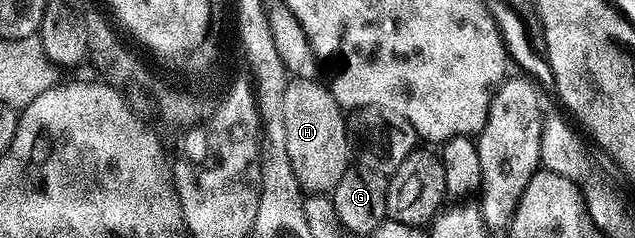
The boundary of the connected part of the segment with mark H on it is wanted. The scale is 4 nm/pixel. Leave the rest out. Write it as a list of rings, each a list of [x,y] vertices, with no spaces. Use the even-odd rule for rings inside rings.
[[[288,79],[284,94],[286,149],[293,174],[304,193],[334,192],[341,174],[349,167],[352,141],[347,134],[344,109],[336,102],[330,87],[318,79]]]

